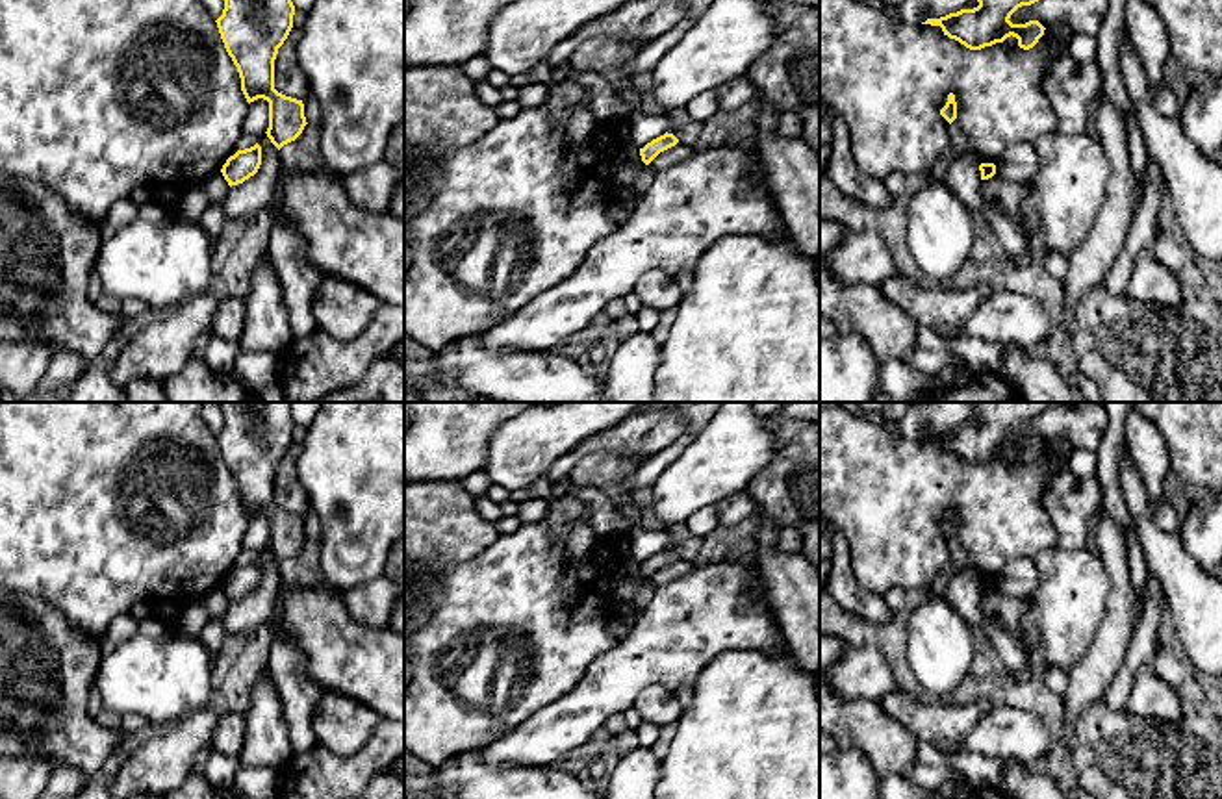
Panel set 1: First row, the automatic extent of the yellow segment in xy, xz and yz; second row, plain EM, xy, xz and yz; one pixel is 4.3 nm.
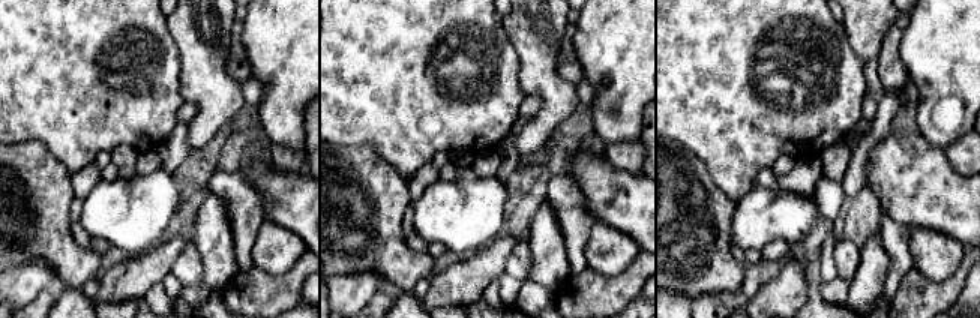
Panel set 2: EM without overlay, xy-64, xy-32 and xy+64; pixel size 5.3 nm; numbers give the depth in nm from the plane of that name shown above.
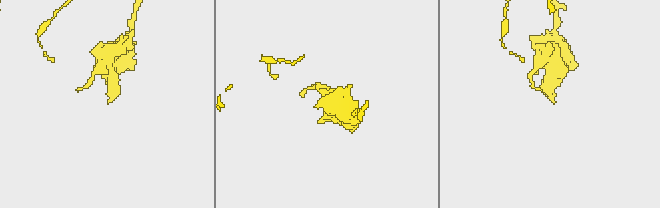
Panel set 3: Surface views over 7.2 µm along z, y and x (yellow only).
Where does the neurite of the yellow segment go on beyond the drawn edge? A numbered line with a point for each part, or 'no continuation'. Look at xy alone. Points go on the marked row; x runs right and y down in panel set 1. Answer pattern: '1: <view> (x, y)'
no continuation

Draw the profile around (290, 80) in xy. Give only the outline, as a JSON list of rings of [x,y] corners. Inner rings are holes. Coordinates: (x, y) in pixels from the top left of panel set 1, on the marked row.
[[[293,26],[274,59],[274,89],[286,96],[306,100],[312,96],[308,78],[297,61],[297,43],[302,26]]]

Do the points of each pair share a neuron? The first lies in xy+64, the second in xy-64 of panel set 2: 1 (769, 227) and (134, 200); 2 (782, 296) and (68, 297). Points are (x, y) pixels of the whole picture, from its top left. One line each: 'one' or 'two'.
1: one
2: two

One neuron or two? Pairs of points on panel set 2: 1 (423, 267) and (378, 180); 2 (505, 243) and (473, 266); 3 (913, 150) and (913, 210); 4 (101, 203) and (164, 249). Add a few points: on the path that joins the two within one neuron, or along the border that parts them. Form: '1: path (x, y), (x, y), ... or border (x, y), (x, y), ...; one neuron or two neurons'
1: path (399, 251), (380, 231), (378, 204); one neuron
2: path (497, 251), (480, 266); one neuron
3: path (913, 165), (913, 195); one neuron
4: border (164, 239), (131, 255); two neurons

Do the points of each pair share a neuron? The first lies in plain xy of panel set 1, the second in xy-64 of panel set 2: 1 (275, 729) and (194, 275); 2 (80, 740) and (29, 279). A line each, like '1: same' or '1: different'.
1: different
2: different

